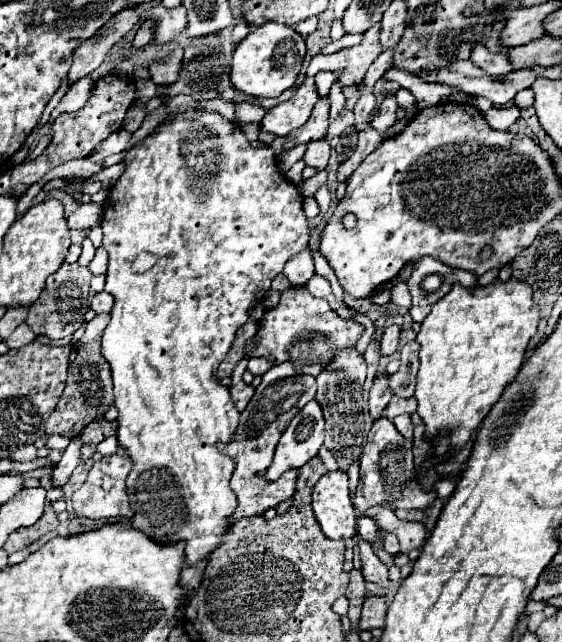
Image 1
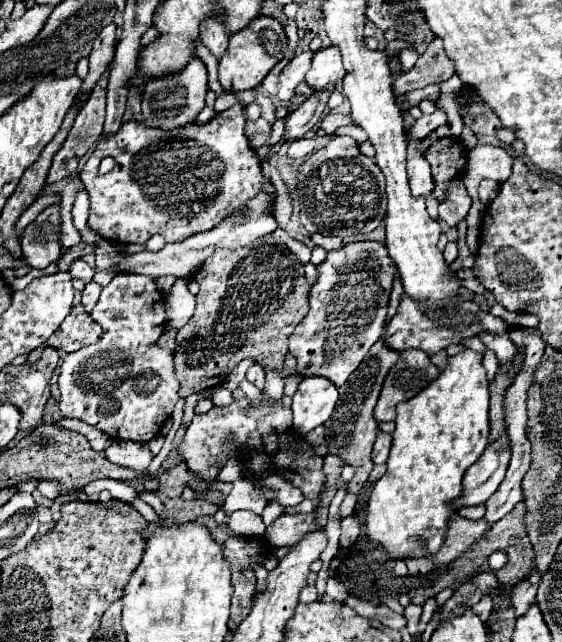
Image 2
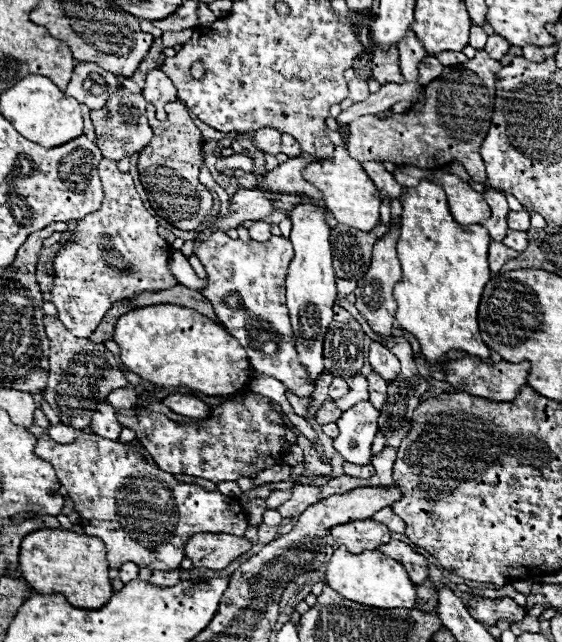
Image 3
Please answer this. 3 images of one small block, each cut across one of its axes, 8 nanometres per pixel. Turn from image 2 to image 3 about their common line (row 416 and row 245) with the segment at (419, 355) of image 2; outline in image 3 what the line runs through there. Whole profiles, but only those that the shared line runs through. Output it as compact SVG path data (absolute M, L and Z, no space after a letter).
M398 226L386 234L386 238L382 238L380 242L376 242L374 246L374 254L372 254L372 262L370 268L366 272L366 276L362 280L358 280L358 288L354 290L356 294L356 308L358 312L366 318L366 322L370 324L370 328L380 334L382 338L388 338L392 334L394 328L394 314L396 314L396 300L392 294L394 284L402 278L402 270L400 270L400 262L396 258L396 236L398 236Z

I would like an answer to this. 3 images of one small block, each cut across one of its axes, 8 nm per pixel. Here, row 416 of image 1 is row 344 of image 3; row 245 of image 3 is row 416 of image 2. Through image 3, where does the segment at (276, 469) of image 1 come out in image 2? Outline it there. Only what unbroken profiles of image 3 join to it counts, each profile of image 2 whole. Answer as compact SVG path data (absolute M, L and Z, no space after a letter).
M304 378L292 398L294 430L306 434L322 426L334 412L338 400L336 386L326 378Z

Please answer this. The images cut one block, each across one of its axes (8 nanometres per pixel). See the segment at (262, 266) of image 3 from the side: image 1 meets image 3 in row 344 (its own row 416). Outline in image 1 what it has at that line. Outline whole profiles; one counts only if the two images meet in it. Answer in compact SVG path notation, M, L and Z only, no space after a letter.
M288 362L274 364L262 376L260 386L256 388L246 410L242 412L240 426L234 434L234 442L230 442L226 446L220 444L220 450L226 452L228 456L232 456L236 462L236 470L234 470L230 484L232 484L236 498L238 498L238 508L228 518L230 524L234 524L240 518L264 514L268 508L276 508L282 500L294 496L298 470L290 470L290 472L282 474L282 478L278 482L268 482L264 478L264 474L272 462L274 448L276 448L278 438L282 436L284 428L290 424L290 420L296 416L296 412L300 412L310 400L314 400L314 396L316 396L316 380L308 374L296 372L296 368Z

